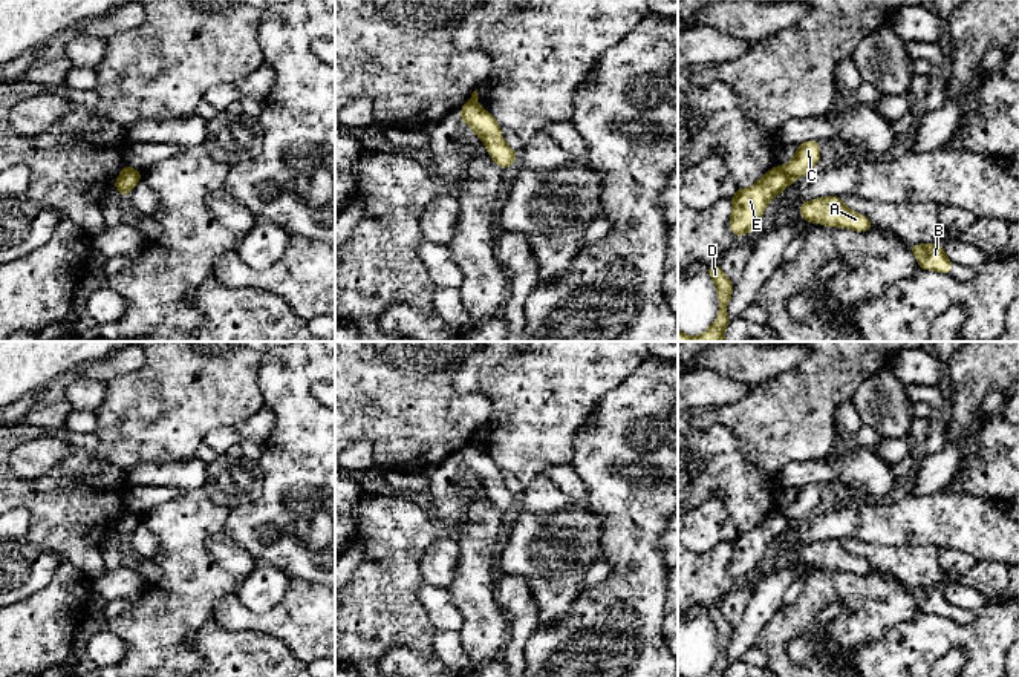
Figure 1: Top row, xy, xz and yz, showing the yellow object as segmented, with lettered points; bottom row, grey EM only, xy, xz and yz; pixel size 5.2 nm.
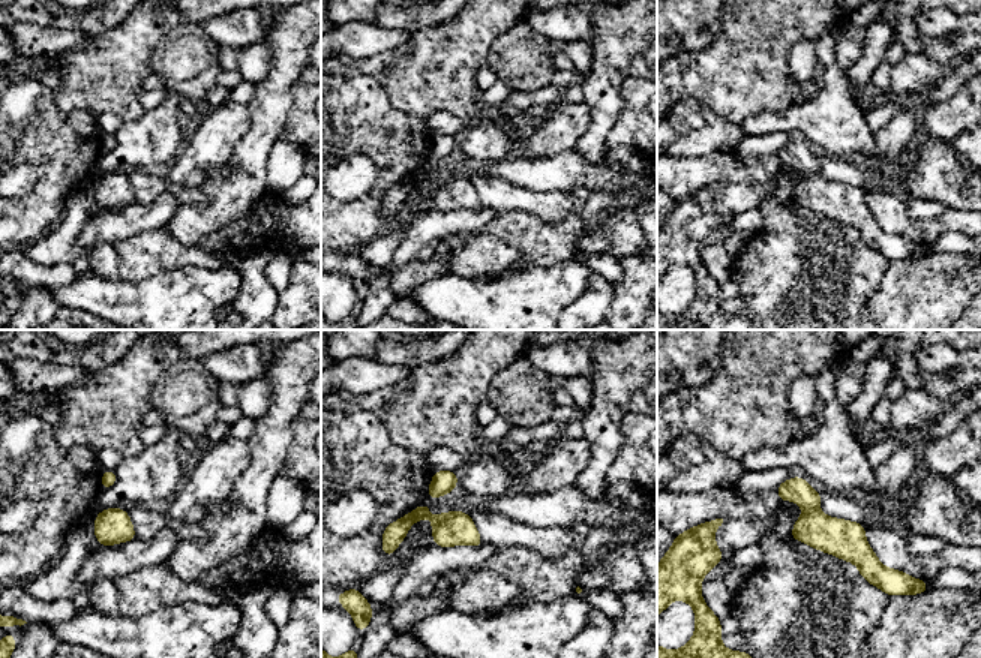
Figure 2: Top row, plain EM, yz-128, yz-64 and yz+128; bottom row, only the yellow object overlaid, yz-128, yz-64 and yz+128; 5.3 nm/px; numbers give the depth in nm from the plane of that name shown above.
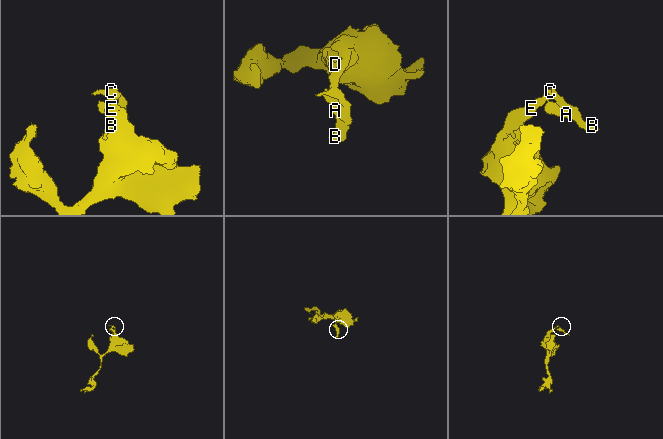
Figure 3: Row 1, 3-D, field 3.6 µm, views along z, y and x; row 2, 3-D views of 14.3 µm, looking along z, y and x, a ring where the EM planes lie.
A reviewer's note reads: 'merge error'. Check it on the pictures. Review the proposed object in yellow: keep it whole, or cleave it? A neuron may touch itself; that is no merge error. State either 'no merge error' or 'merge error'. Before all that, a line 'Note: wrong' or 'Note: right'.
Note: right
merge error

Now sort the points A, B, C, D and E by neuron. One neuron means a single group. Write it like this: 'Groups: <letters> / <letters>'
Groups: A B C / D E

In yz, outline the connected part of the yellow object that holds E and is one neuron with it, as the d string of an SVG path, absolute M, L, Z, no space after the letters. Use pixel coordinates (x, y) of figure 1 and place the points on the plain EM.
M774 509L750 531L737 531L736 538L730 542L733 553L728 570L733 577L744 579L750 576L763 558L768 545L791 525L793 522L785 518L783 512Z

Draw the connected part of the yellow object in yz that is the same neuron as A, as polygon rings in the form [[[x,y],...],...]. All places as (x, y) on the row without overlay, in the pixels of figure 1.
[[[828,539],[799,547],[805,565],[817,565],[826,570],[840,570],[855,574],[868,574],[875,568],[860,556],[851,554],[840,539]]]

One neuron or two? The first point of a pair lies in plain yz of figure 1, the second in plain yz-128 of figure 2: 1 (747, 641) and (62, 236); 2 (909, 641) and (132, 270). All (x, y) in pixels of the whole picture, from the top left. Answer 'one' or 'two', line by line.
1: two
2: two

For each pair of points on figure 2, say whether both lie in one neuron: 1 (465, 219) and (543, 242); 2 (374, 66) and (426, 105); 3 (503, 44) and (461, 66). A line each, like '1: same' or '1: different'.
1: different
2: same
3: different

